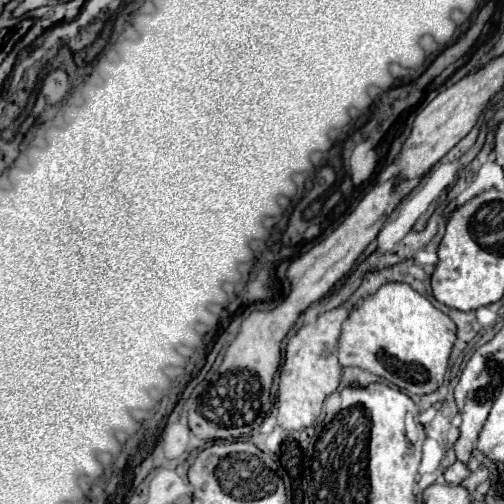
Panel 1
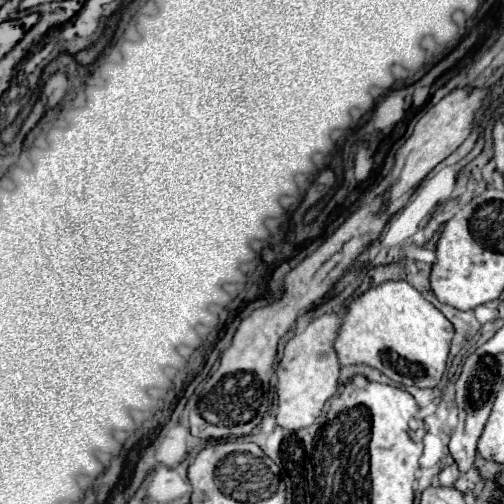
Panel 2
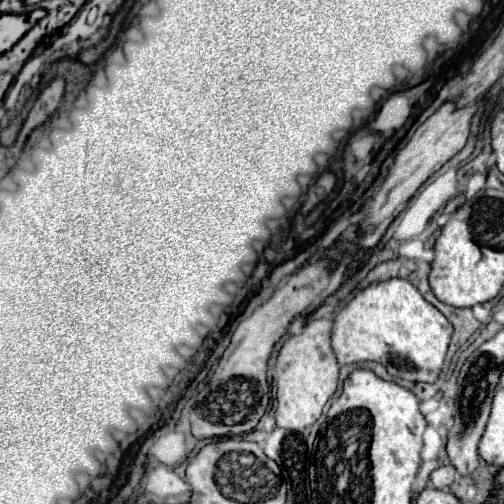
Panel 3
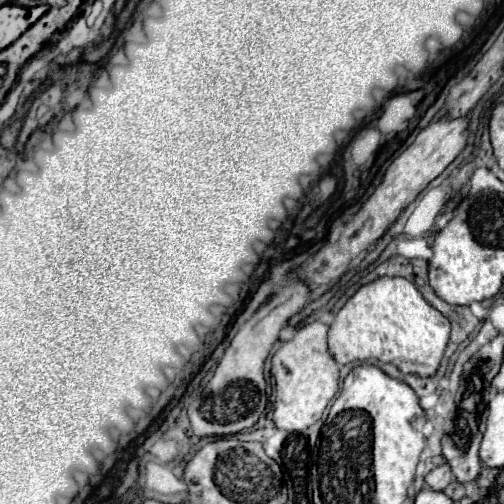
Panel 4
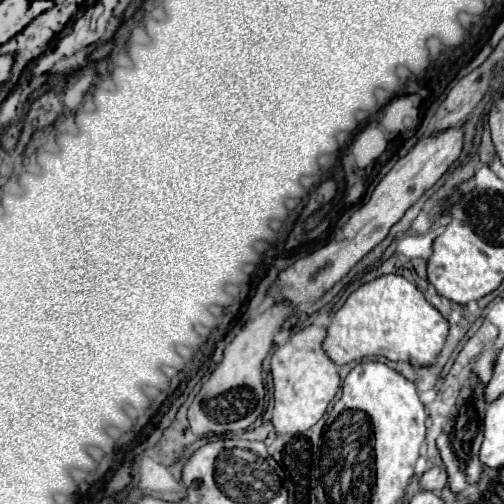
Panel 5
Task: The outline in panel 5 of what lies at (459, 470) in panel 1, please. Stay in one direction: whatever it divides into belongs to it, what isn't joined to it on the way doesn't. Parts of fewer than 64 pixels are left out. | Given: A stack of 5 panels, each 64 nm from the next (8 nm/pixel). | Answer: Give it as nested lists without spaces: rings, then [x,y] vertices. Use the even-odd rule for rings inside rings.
[[[434,466],[432,470],[428,470],[422,478],[420,478],[420,486],[424,490],[430,490],[430,492],[440,492],[444,486],[448,484],[448,474],[444,468],[440,466]]]

